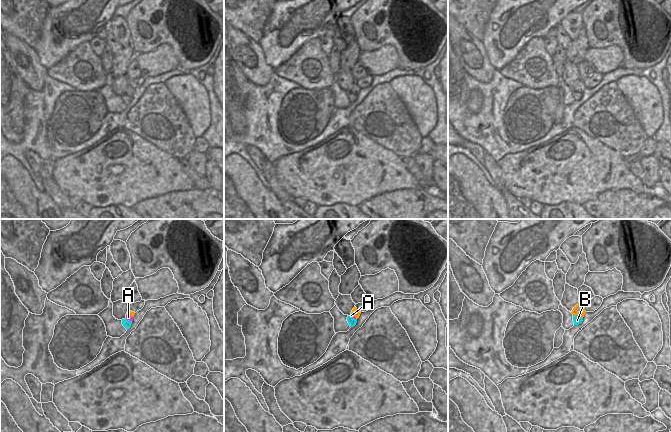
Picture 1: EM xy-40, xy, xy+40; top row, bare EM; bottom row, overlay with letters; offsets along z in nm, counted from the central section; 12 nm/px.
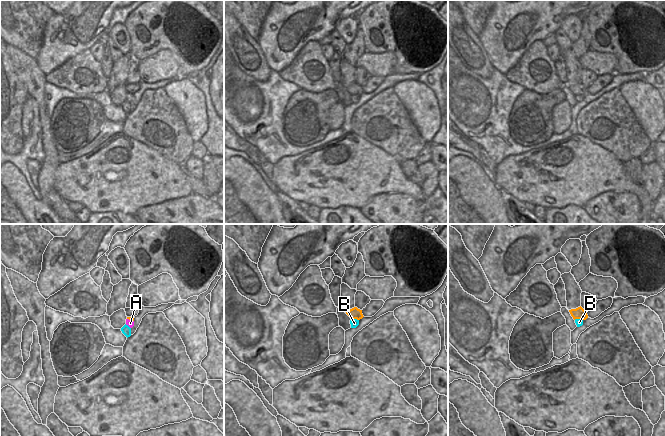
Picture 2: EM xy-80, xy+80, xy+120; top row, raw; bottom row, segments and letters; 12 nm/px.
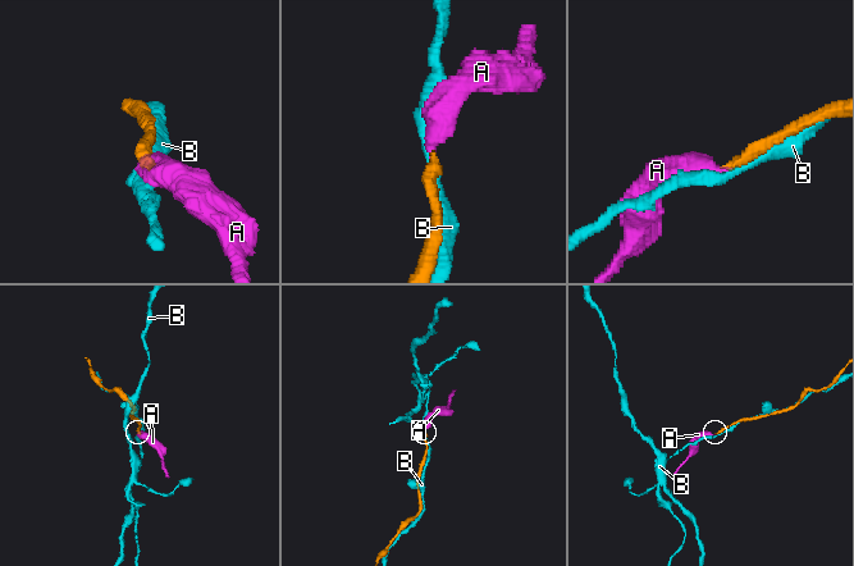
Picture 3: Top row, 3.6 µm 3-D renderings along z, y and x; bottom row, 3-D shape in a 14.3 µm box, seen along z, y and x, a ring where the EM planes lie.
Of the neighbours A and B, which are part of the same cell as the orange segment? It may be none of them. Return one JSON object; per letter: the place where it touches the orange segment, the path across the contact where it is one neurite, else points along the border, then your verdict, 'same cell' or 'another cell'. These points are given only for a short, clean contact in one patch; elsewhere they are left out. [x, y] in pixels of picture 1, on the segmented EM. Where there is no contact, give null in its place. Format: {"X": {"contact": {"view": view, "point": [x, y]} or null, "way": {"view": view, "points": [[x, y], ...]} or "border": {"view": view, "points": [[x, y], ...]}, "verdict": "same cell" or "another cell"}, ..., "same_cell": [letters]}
{"A": {"contact": {"view": "xy-40", "point": [130, 315]}, "way": {"view": "xy-40", "points": [[129, 312], [130, 315], [128, 317]]}, "verdict": "same cell"}, "B": {"contact": {"view": "xy+40", "point": [580, 316]}, "verdict": "another cell"}, "same_cell": ["A"]}

